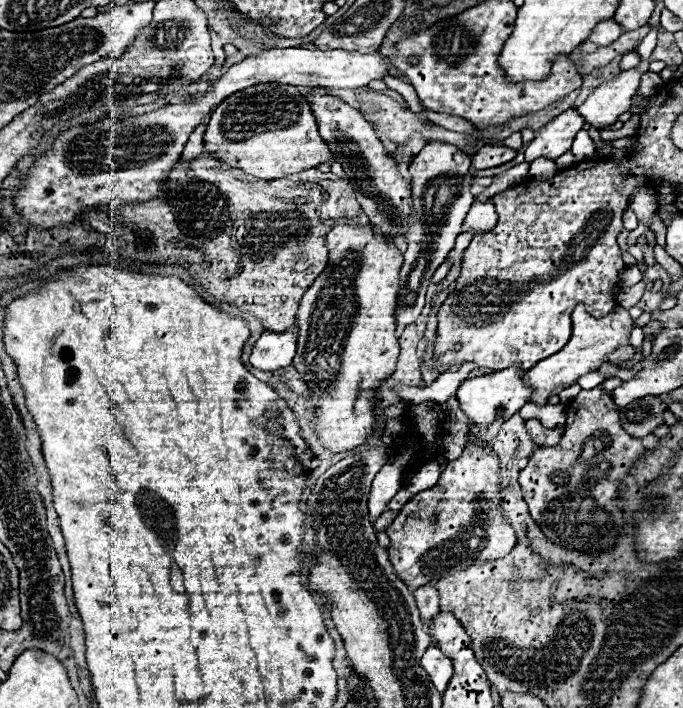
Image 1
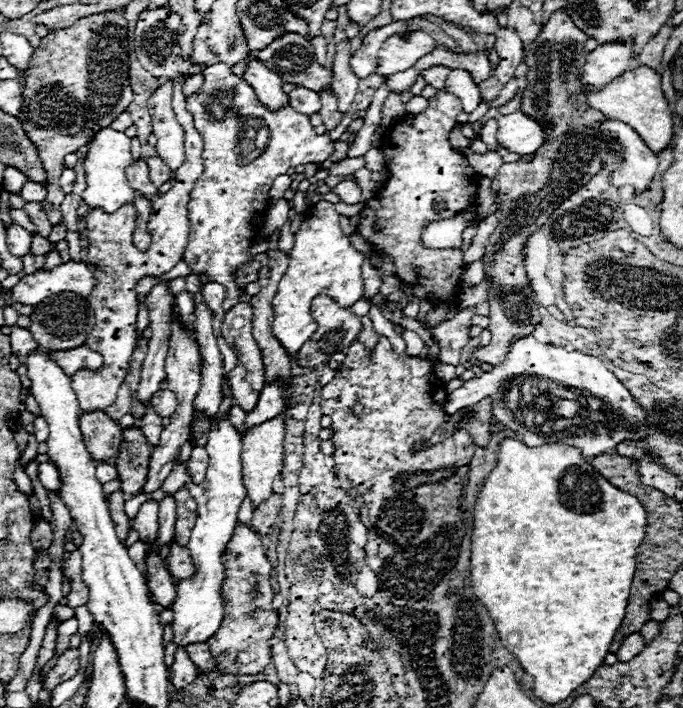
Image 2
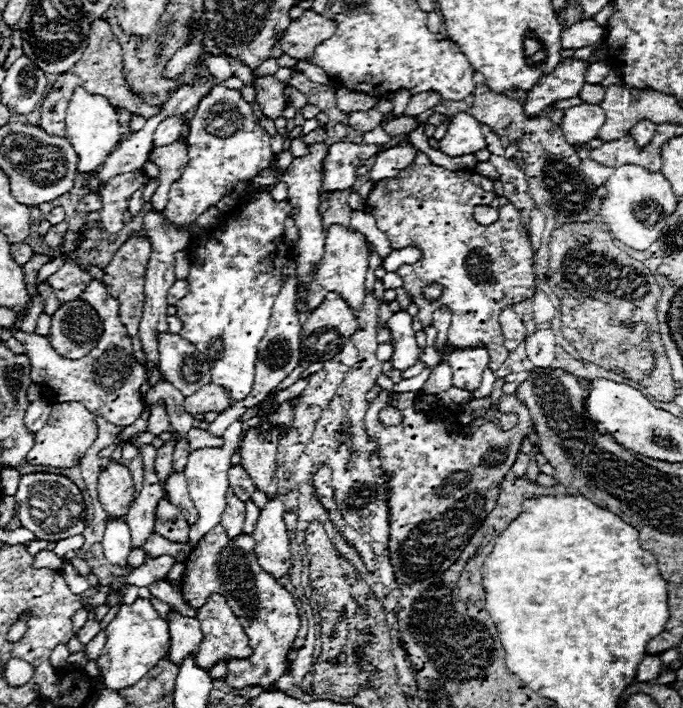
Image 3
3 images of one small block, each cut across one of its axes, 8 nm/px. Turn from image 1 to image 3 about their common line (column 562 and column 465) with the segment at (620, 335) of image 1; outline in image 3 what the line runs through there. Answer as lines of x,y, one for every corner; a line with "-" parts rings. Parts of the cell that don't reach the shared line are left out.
484,346
452,348
448,364
452,368
452,384
462,390
476,390
482,380
482,372
488,366
488,350

